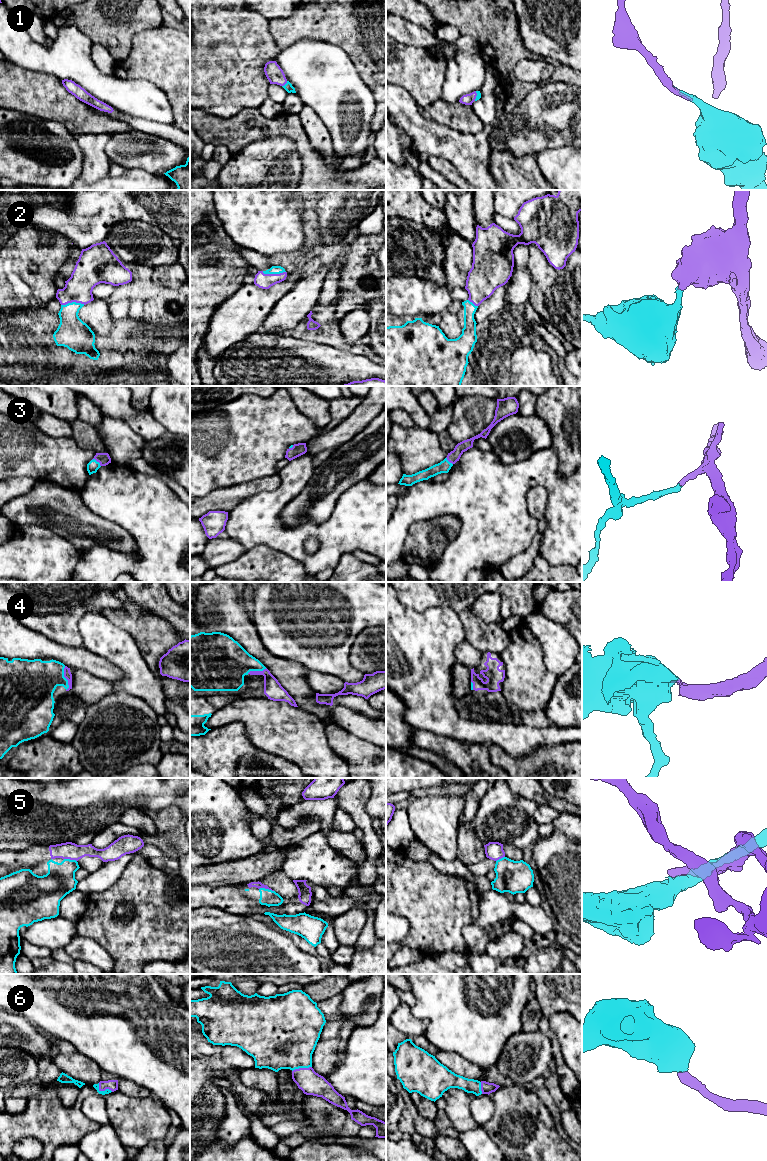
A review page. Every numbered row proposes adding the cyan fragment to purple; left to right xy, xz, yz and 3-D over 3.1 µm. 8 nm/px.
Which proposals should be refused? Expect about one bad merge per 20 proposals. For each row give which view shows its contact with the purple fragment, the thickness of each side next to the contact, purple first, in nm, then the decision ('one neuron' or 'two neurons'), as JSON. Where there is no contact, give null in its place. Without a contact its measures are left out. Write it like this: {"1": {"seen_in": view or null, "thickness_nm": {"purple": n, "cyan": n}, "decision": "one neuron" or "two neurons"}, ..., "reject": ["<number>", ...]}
{"1": {"seen_in": "xz", "thickness_nm": {"purple": 140, "cyan": 70}, "decision": "one neuron"}, "2": {"seen_in": "xz", "thickness_nm": {"purple": 120, "cyan": 60}, "decision": "one neuron"}, "3": {"seen_in": "xy", "thickness_nm": {"purple": 100, "cyan": 90}, "decision": "one neuron"}, "4": {"seen_in": "xy", "thickness_nm": {"purple": 60, "cyan": 340}, "decision": "one neuron"}, "5": {"seen_in": "xz", "thickness_nm": {"purple": 50, "cyan": 130}, "decision": "one neuron"}, "6": {"seen_in": "xy", "thickness_nm": {"purple": 90, "cyan": 50}, "decision": "one neuron"}, "reject": []}

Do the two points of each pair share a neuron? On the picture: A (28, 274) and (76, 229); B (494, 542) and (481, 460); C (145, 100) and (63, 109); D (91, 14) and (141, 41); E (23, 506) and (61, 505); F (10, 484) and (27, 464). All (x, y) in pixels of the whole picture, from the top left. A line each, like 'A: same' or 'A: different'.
A: different
B: same
C: different
D: different
E: same
F: different

